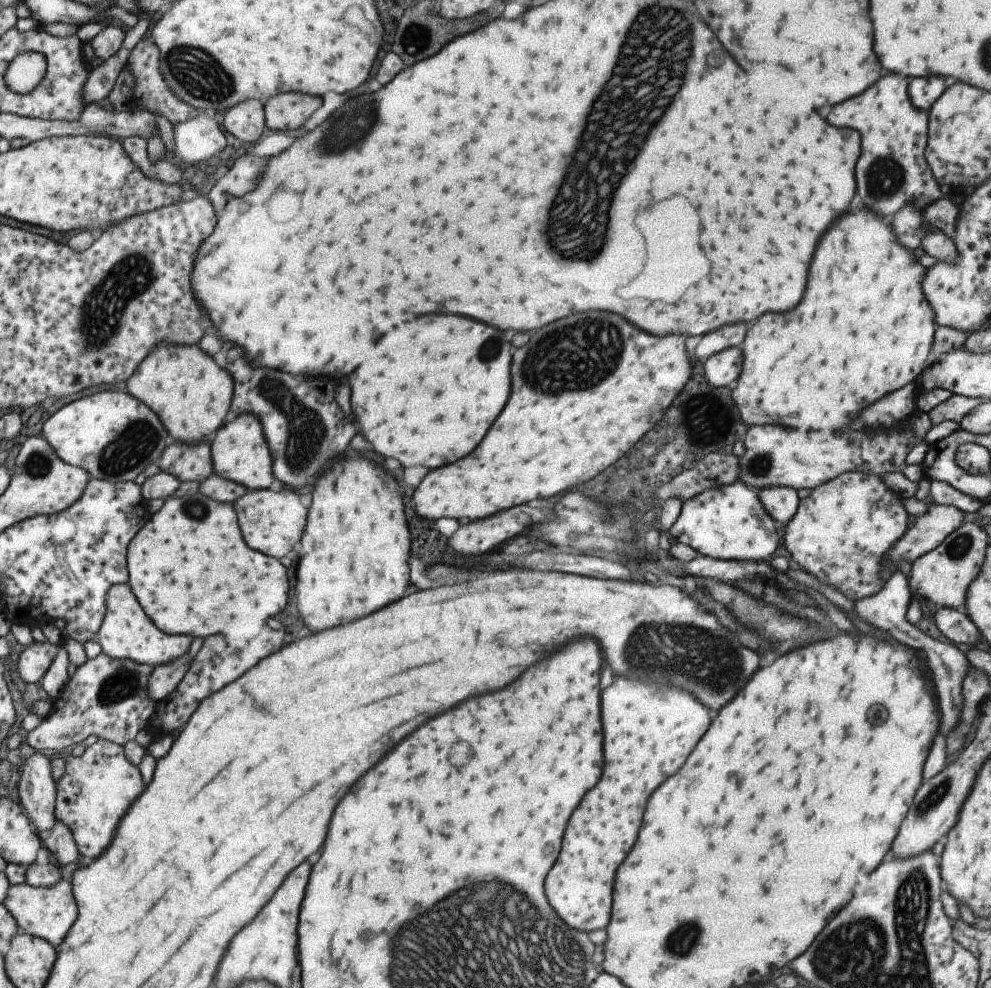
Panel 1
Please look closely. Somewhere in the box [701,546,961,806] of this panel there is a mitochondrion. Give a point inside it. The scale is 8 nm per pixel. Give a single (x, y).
(881, 712)

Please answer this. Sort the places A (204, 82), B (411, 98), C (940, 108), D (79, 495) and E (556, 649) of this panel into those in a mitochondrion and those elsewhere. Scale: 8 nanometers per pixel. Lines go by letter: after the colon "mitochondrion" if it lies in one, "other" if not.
A: mitochondrion
B: other
C: other
D: other
E: other

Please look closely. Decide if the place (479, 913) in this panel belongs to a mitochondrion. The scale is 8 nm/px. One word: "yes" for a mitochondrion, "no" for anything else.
yes

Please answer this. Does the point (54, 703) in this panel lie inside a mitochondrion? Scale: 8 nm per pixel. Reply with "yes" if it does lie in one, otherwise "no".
no

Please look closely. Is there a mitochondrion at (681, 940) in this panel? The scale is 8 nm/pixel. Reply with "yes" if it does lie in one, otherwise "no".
yes

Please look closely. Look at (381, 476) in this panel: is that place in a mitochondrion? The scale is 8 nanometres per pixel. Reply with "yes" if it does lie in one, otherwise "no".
no

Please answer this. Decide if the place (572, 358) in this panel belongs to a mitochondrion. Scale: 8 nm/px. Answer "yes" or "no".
yes

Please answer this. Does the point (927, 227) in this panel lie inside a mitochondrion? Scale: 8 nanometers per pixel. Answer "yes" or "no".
no

